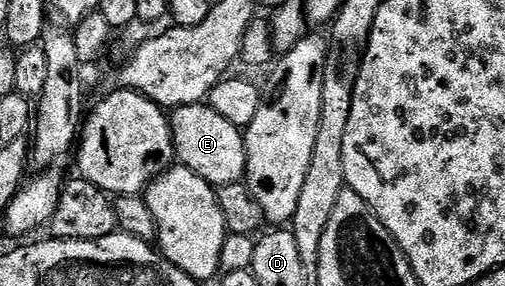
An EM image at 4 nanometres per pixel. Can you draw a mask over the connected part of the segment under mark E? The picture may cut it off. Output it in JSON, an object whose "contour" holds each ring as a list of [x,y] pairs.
{"contour":[[[202,102],[176,107],[170,112],[169,126],[175,142],[175,157],[182,166],[197,173],[204,181],[218,189],[238,183],[247,174],[247,154],[243,144],[244,132],[235,127],[221,113]]]}

